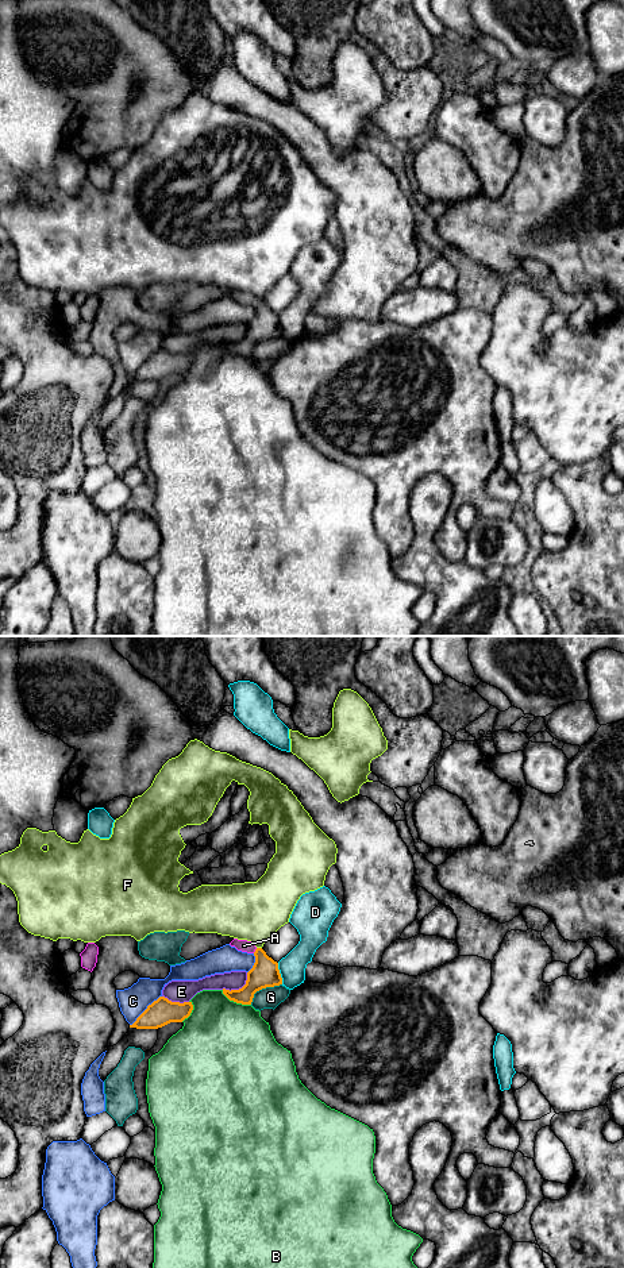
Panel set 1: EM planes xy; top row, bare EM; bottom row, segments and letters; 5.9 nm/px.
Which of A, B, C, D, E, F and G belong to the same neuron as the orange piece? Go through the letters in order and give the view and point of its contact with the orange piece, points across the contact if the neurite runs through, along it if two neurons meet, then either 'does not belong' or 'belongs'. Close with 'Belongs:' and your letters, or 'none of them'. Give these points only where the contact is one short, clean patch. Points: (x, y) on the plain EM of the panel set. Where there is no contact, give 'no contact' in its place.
A: meets orange in xy at (255, 303); runs through xy (265, 324), (262, 311), (255, 303), (243, 297); belongs
B: meets orange in xy at (235, 353); does not belong
C: meets orange in xy at (146, 361); does not belong
D: meets orange in xy at (280, 326); does not belong
E: meets orange in xy at (239, 340); does not belong
F: meets orange in xy at (260, 300); does not belong
G: meets orange in xy at (262, 339); does not belong
Belongs: A

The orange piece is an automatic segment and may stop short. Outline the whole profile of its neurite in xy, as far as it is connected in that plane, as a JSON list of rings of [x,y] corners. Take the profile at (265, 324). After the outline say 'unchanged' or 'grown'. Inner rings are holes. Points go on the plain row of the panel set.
[[[234,290],[230,294],[238,302],[253,305],[255,315],[247,324],[246,336],[239,342],[226,342],[223,346],[236,355],[251,356],[254,346],[266,339],[282,336],[278,315],[266,307],[262,300],[257,300],[251,293]]] | grown

